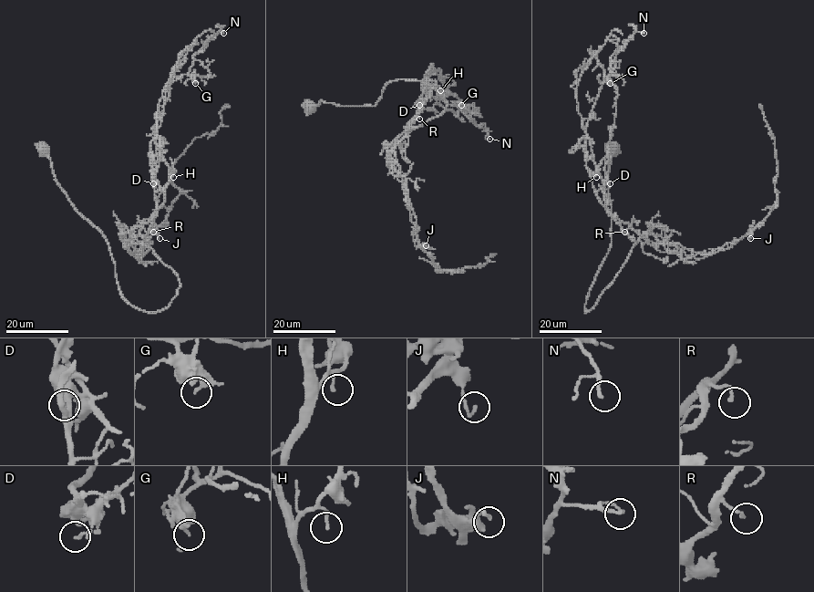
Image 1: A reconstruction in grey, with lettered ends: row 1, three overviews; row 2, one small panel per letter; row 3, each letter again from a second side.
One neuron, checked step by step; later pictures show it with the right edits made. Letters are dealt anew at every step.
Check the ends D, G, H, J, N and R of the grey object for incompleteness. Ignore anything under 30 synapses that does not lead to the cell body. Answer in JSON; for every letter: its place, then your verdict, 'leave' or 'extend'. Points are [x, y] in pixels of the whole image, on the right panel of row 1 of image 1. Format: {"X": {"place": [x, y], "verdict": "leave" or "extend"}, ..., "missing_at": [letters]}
{"D": {"place": [610, 183], "verdict": "leave"}, "G": {"place": [610, 83], "verdict": "leave"}, "H": {"place": [596, 177], "verdict": "leave"}, "J": {"place": [750, 238], "verdict": "leave"}, "N": {"place": [643, 33], "verdict": "leave"}, "R": {"place": [624, 232], "verdict": "leave"}, "missing_at": []}

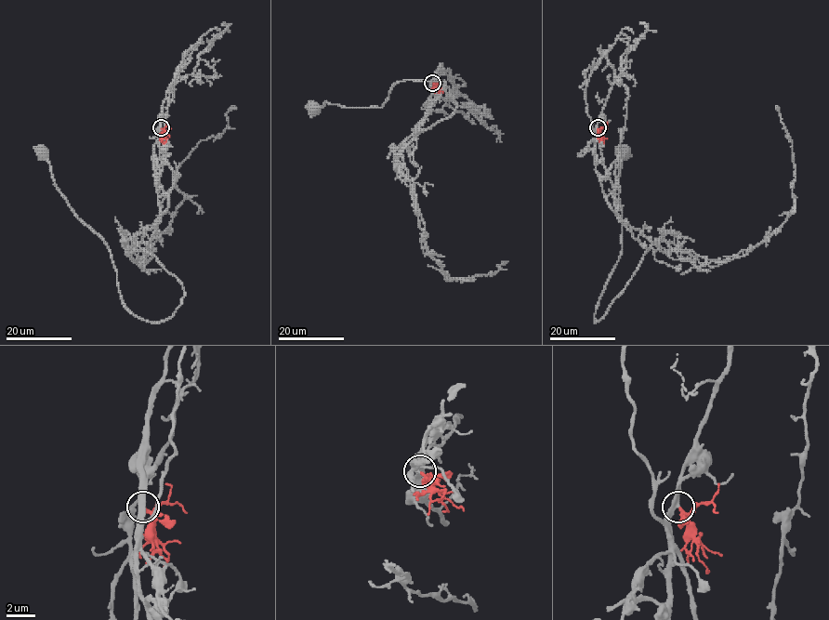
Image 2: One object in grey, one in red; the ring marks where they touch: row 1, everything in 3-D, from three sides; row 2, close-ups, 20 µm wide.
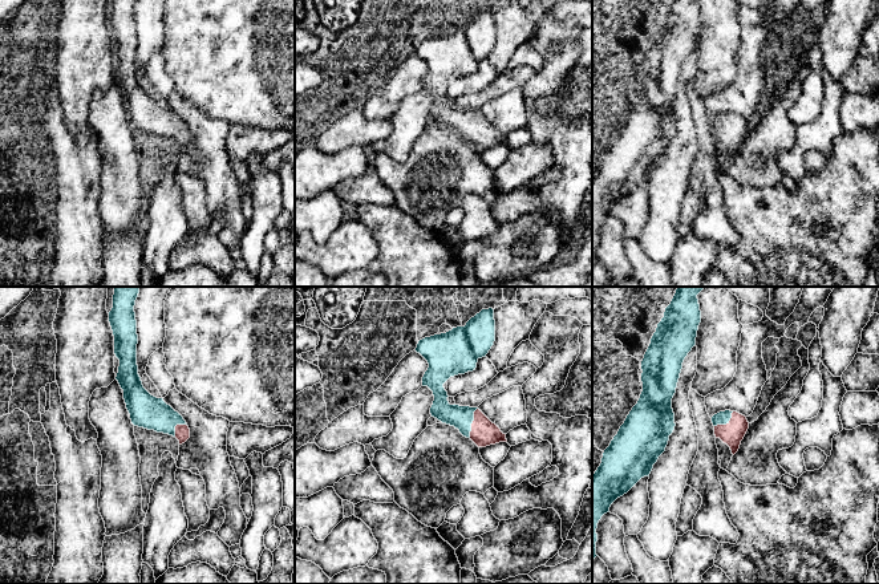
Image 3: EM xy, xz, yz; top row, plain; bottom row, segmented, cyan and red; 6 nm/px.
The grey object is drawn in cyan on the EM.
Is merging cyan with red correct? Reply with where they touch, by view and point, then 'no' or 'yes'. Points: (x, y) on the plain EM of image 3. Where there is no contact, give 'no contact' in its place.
xz (472, 125) | yes

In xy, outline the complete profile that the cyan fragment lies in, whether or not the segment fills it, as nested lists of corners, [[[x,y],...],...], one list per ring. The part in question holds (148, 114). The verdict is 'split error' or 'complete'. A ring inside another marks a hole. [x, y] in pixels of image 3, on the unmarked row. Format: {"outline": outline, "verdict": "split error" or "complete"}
{"outline": [[[113,0],[113,11],[109,15],[114,57],[120,62],[116,82],[123,93],[126,111],[134,129],[173,138],[182,147],[190,141],[186,123],[163,101],[151,98],[138,77],[135,3],[137,0]]], "verdict": "split error"}

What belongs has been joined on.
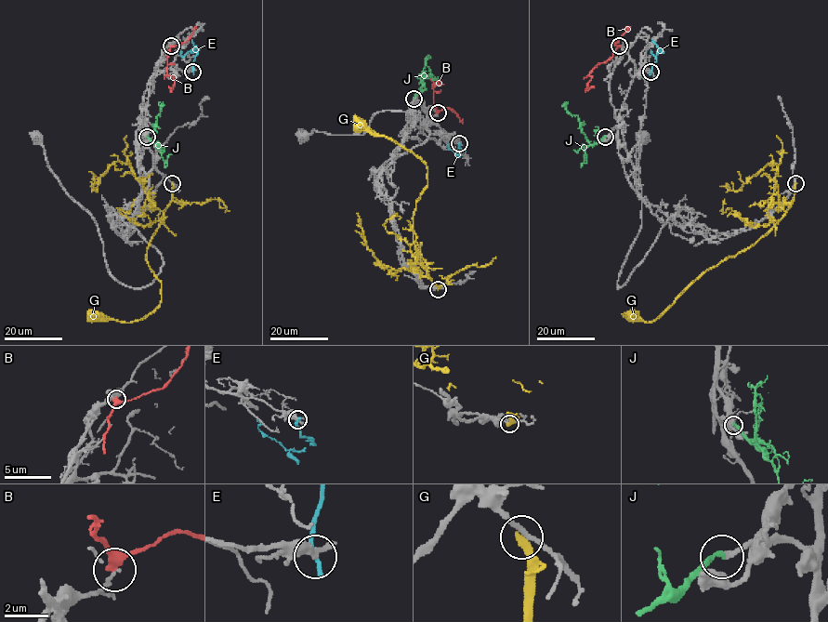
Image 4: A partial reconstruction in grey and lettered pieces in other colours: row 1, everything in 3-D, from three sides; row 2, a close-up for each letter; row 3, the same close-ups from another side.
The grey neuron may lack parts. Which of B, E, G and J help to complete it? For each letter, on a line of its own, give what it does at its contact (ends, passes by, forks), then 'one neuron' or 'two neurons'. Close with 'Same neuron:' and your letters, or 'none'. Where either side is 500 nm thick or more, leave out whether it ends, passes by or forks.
B: it passes by; two neurons
E: it ends there; two neurons
G: it ends there; two neurons
J: it ends there; one neuron
Same neuron: J

